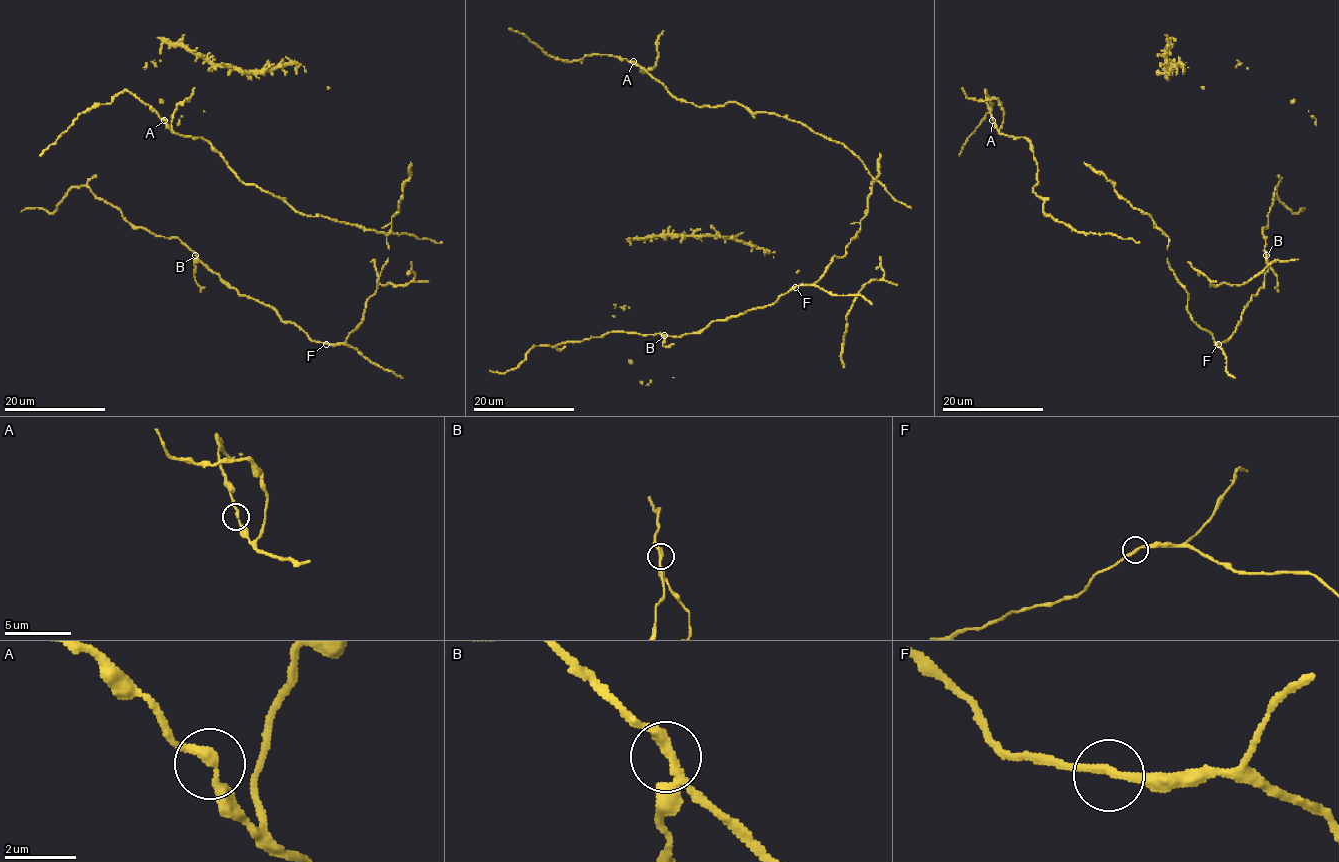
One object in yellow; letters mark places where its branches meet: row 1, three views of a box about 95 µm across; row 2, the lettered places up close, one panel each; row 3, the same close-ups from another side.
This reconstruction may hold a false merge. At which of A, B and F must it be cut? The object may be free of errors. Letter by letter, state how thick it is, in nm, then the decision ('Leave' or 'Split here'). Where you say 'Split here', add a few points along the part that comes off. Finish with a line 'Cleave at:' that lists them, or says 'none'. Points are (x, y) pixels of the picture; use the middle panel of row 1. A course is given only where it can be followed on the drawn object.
A: Thickness 240 nm. Leave
B: Thickness 240 nm. Split here
F: Thickness 220 nm. Leave
Cleave at: B

